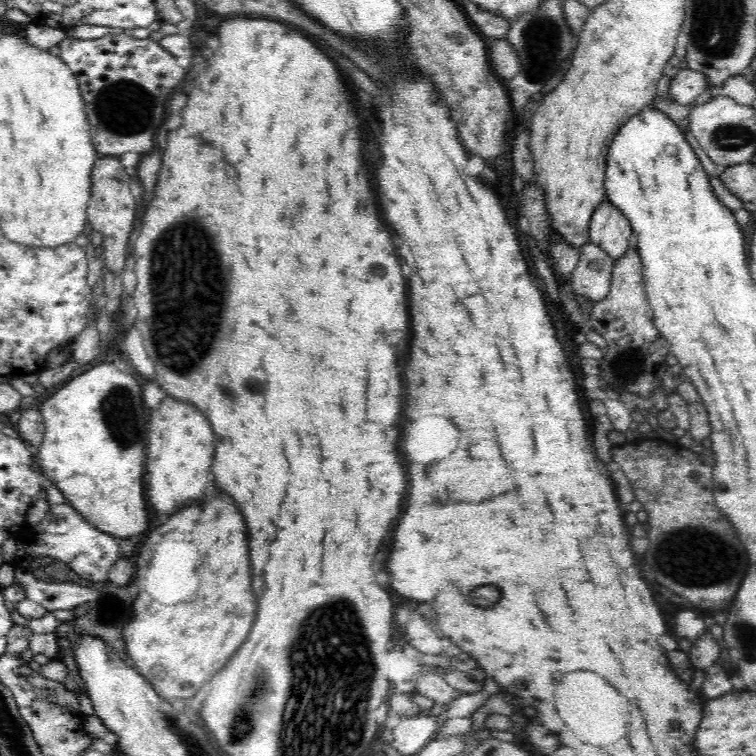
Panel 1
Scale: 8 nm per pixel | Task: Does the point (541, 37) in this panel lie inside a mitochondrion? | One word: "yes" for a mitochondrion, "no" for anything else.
yes

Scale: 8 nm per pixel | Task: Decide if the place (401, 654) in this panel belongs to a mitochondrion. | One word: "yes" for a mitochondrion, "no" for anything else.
no

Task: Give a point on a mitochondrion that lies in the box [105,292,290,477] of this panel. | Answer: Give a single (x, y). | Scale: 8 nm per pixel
(185, 363)

